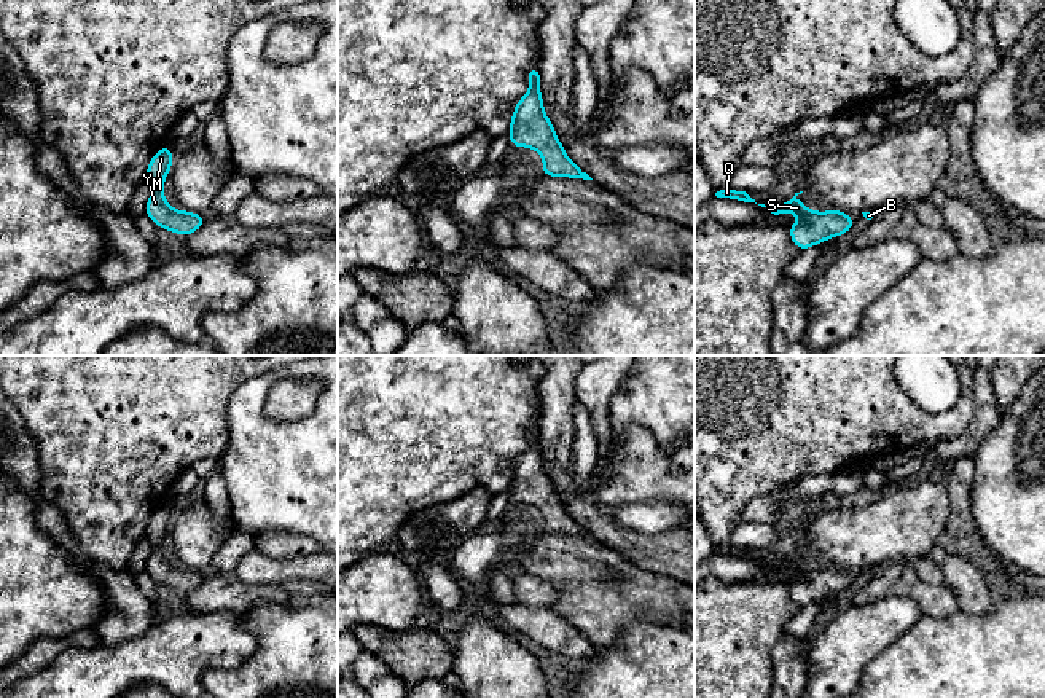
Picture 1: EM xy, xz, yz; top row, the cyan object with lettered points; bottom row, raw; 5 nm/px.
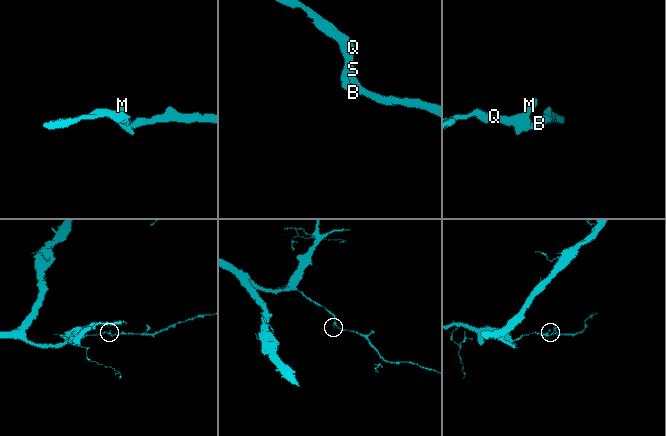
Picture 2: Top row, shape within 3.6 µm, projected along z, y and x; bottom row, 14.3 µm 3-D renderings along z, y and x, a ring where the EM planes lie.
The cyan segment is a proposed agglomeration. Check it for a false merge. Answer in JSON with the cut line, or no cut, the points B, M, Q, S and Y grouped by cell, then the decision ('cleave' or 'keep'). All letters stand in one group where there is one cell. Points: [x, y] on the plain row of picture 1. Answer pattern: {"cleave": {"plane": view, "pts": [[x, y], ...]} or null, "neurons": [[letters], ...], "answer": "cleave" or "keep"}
{"cleave": null, "neurons": [["B", "M", "Q", "S", "Y"]], "answer": "keep"}

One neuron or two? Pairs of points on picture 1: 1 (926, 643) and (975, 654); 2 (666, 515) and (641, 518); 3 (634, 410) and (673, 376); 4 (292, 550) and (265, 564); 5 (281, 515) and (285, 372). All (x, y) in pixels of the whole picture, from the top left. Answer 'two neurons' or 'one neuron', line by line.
1: one neuron
2: one neuron
3: one neuron
4: two neurons
5: one neuron

